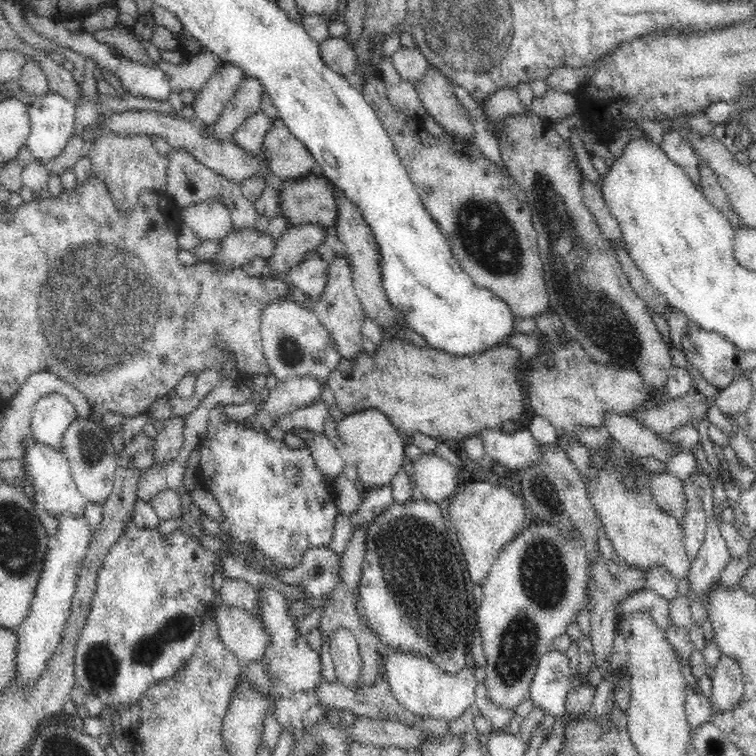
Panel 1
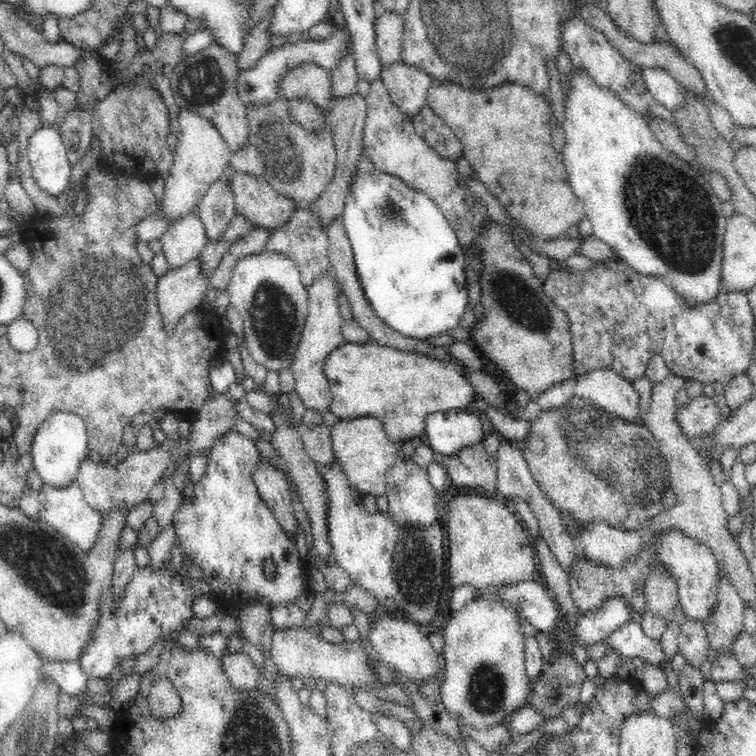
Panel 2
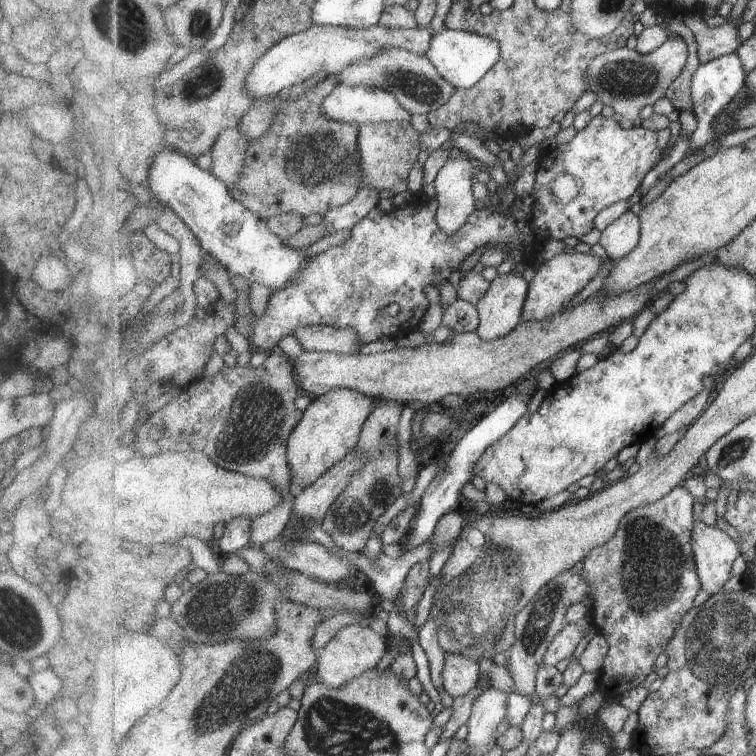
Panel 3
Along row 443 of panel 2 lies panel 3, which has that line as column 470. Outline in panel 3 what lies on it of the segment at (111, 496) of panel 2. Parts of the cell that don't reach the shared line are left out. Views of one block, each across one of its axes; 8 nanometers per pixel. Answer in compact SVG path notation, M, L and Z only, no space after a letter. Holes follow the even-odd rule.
M467 153L449 159L433 182L439 202L437 220L449 235L459 232L477 208L477 200L473 196L475 168L470 159Z

